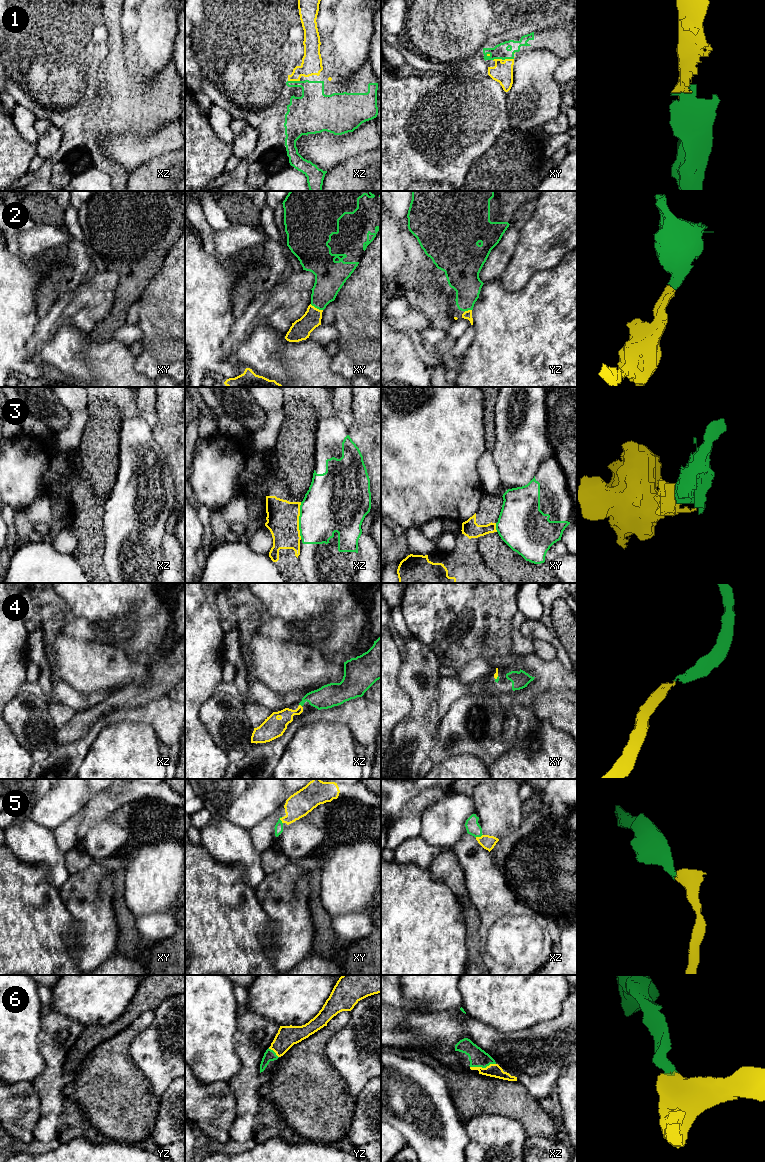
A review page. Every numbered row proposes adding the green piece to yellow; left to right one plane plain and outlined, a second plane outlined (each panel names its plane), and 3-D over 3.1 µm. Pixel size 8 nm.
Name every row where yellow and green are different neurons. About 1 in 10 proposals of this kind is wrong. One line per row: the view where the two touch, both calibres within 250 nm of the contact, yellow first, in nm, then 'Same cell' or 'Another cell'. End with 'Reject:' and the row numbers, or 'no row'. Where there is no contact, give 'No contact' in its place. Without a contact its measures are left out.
1: Touches yellow in xy. Thickness 170 nm (yellow) against 120 nm. Same cell
2: Touches yellow in xy. Thickness 160 nm (yellow) against 220 nm. Same cell
3: Touches yellow in xz. Thickness 260 nm (yellow) against 400 nm. Another cell
4: Touches yellow in xz. Thickness 140 nm (yellow) against 190 nm. Same cell
5: Touches yellow in xy. Thickness 200 nm (yellow) against 70 nm. Same cell
6: Touches yellow in xz. Thickness 110 nm (yellow) against 140 nm. Same cell
Reject: 3

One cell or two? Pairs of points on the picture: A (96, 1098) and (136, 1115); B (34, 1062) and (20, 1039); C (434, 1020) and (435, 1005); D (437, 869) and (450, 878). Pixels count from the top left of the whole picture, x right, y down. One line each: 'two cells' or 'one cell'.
A: one cell
B: one cell
C: two cells
D: one cell

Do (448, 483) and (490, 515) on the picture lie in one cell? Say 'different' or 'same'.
different

